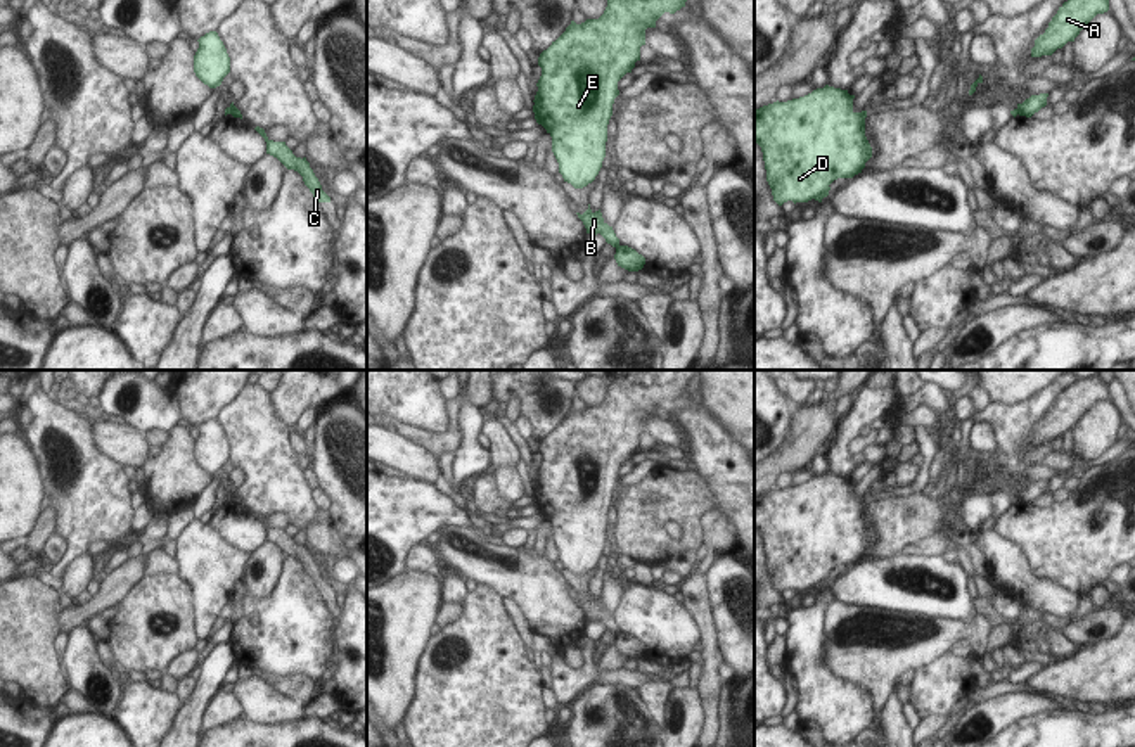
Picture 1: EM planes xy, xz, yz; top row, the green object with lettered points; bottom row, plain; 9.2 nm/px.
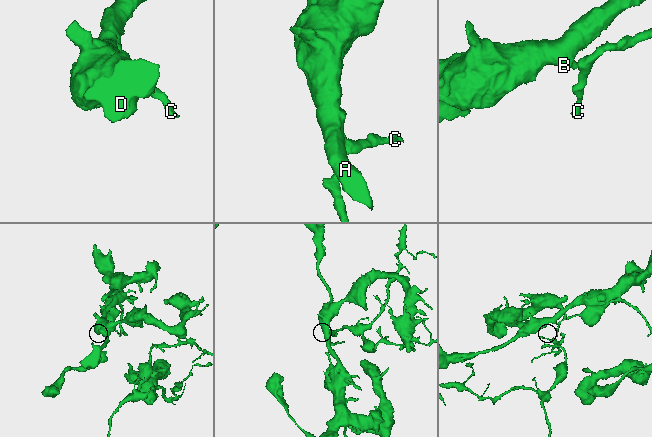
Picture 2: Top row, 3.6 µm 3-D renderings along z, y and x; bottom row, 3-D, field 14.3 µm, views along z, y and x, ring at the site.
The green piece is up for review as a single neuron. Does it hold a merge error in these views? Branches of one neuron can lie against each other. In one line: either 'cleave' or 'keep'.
cleave

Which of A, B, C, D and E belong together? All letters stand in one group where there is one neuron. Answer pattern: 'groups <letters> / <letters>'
groups A B D E / C

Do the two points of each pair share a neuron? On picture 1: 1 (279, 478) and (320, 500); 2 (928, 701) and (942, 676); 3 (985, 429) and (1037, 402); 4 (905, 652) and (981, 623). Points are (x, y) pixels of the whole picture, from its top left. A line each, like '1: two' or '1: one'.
1: two
2: one
3: two
4: one

